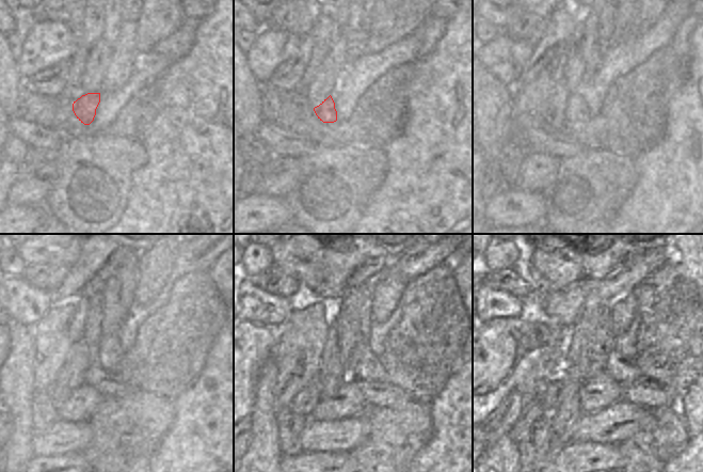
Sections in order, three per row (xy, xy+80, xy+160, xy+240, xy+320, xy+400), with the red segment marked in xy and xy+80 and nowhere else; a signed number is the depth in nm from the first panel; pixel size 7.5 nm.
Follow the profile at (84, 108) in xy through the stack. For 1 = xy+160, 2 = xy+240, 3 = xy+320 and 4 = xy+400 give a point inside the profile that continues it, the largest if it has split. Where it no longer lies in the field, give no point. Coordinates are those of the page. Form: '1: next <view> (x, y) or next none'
1: next xy+160 (576, 111)
2: next xy+240 (110, 352)
3: next xy+320 (366, 366)
4: next xy+400 (623, 370)

